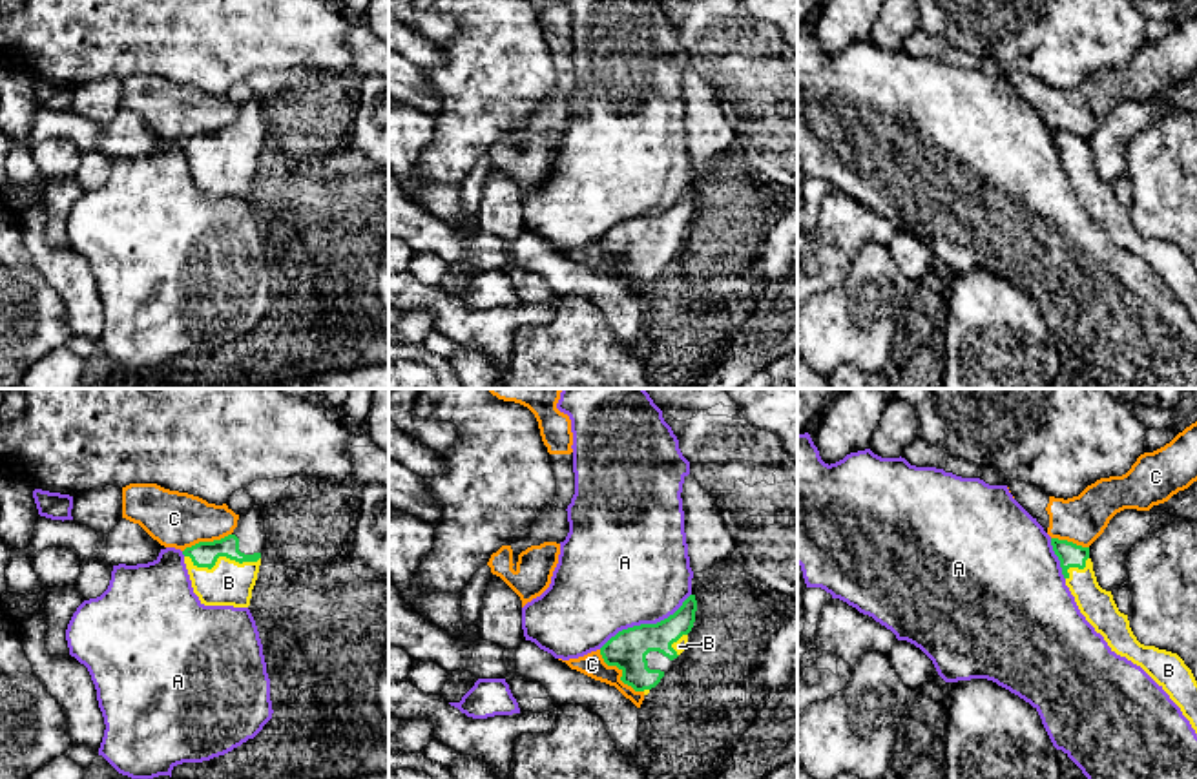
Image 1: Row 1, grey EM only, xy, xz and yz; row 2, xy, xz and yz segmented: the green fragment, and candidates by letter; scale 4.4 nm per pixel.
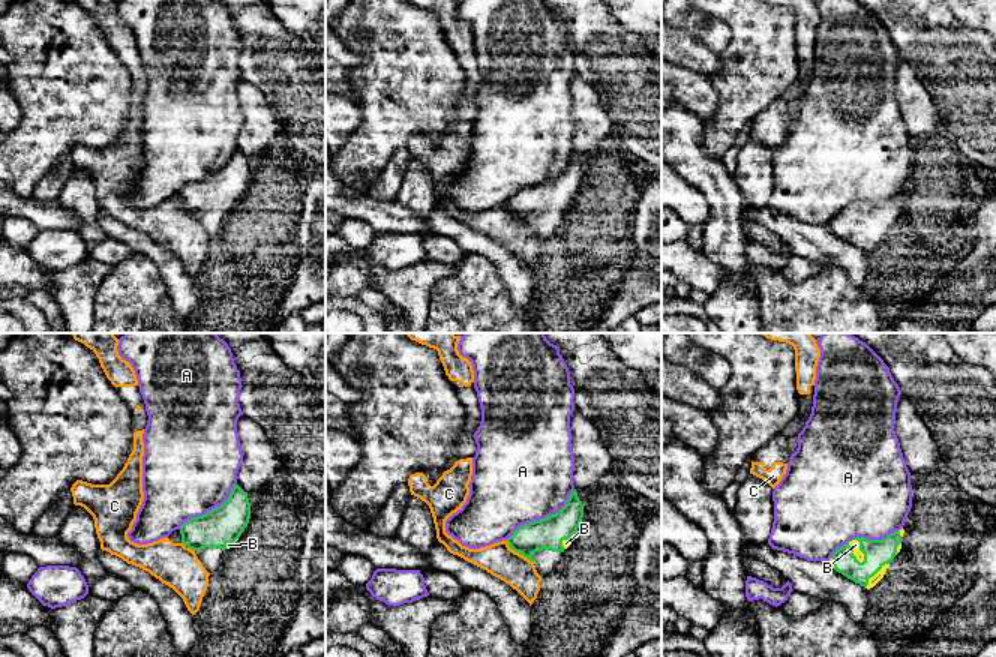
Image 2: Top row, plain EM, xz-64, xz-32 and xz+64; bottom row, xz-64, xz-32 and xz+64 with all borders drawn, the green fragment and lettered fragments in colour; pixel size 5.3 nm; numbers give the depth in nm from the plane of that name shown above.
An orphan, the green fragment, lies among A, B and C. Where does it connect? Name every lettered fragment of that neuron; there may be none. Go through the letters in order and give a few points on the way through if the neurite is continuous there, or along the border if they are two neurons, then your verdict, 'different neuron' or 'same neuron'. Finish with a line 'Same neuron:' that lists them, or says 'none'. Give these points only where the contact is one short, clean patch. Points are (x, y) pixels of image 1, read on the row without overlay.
A: different neuron
B: same neuron
C: border xz (599, 241), (601, 249), (621, 263), (624, 274), (643, 283); different neuron
Same neuron: B

